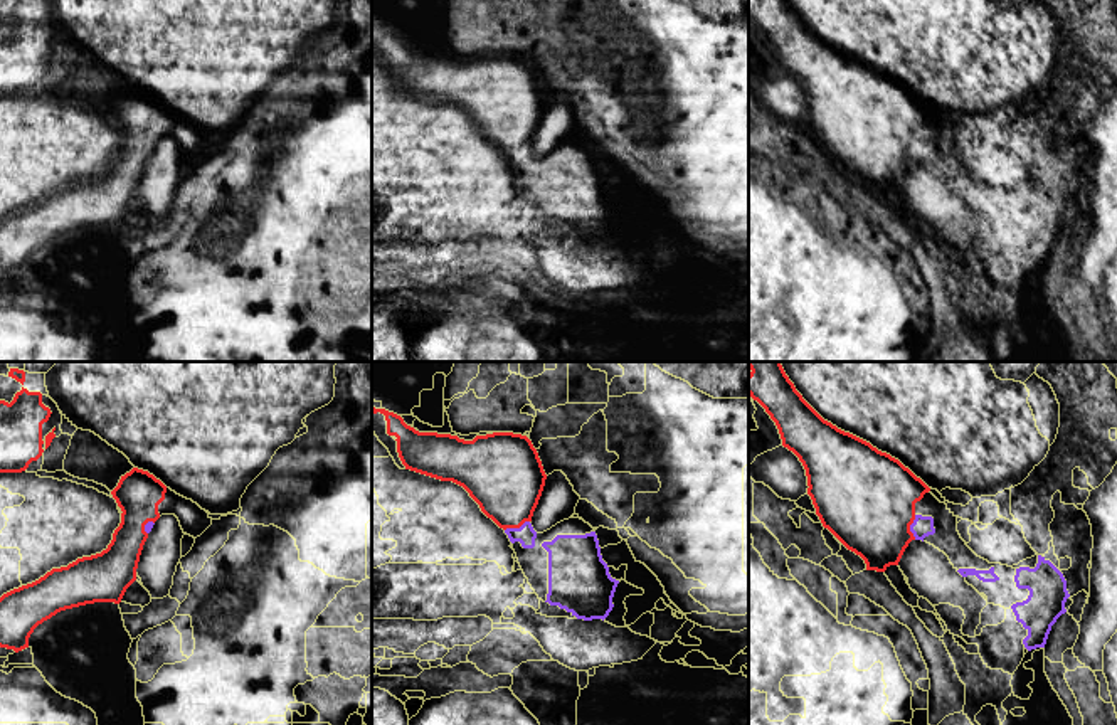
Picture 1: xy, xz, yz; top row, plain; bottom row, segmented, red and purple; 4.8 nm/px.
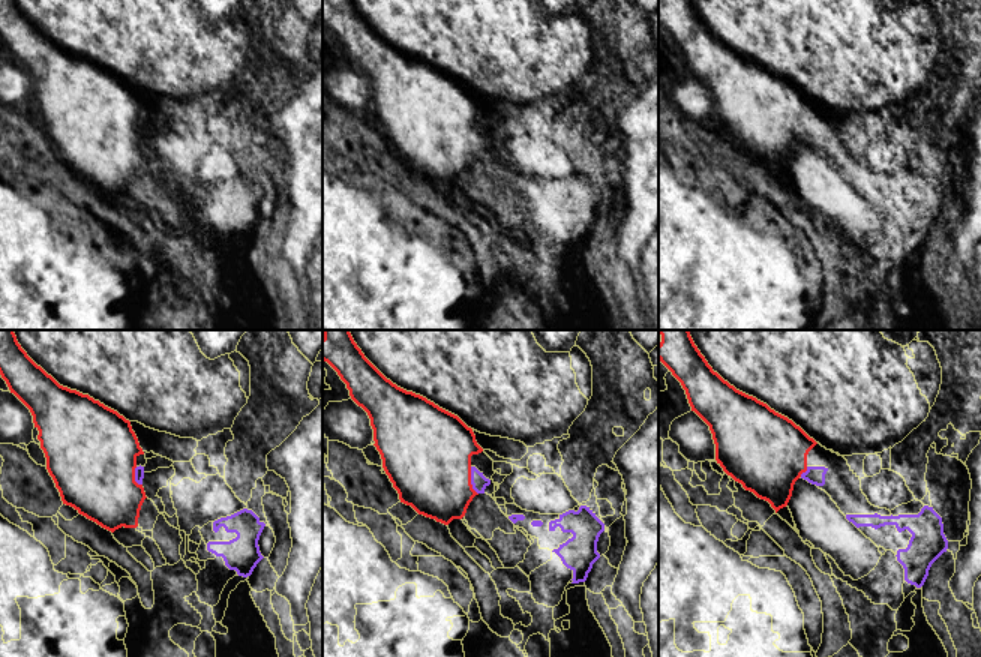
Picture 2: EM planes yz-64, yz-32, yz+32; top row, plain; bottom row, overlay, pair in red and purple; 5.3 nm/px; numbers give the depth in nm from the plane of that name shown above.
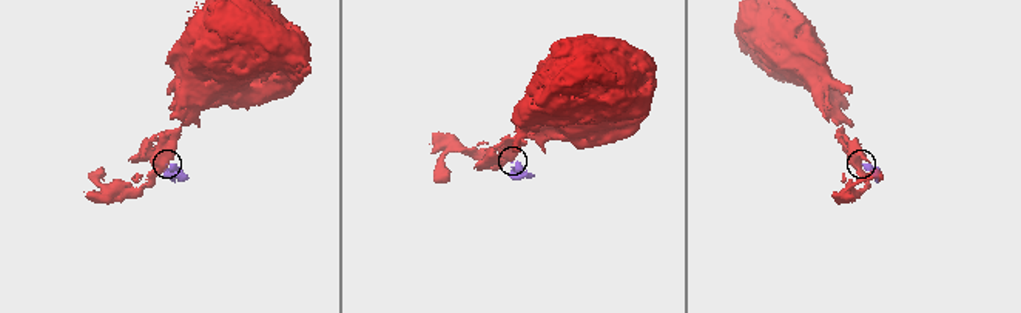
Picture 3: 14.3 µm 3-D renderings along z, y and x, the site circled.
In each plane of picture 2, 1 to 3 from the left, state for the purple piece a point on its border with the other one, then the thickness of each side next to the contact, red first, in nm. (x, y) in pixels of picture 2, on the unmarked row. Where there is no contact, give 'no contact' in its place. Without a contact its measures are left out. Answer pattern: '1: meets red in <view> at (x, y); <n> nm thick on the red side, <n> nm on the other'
1: meets red in yz-64 at (134, 141); 480 nm thick on the red side, 50 nm on the other
2: meets red in yz-32 at (470, 144); 460 nm thick on the red side, 90 nm on the other
3: meets red in yz+32 at (804, 135); 440 nm thick on the red side, 100 nm on the other

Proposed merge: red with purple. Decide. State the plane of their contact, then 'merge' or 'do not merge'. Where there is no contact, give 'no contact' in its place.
xz | merge

